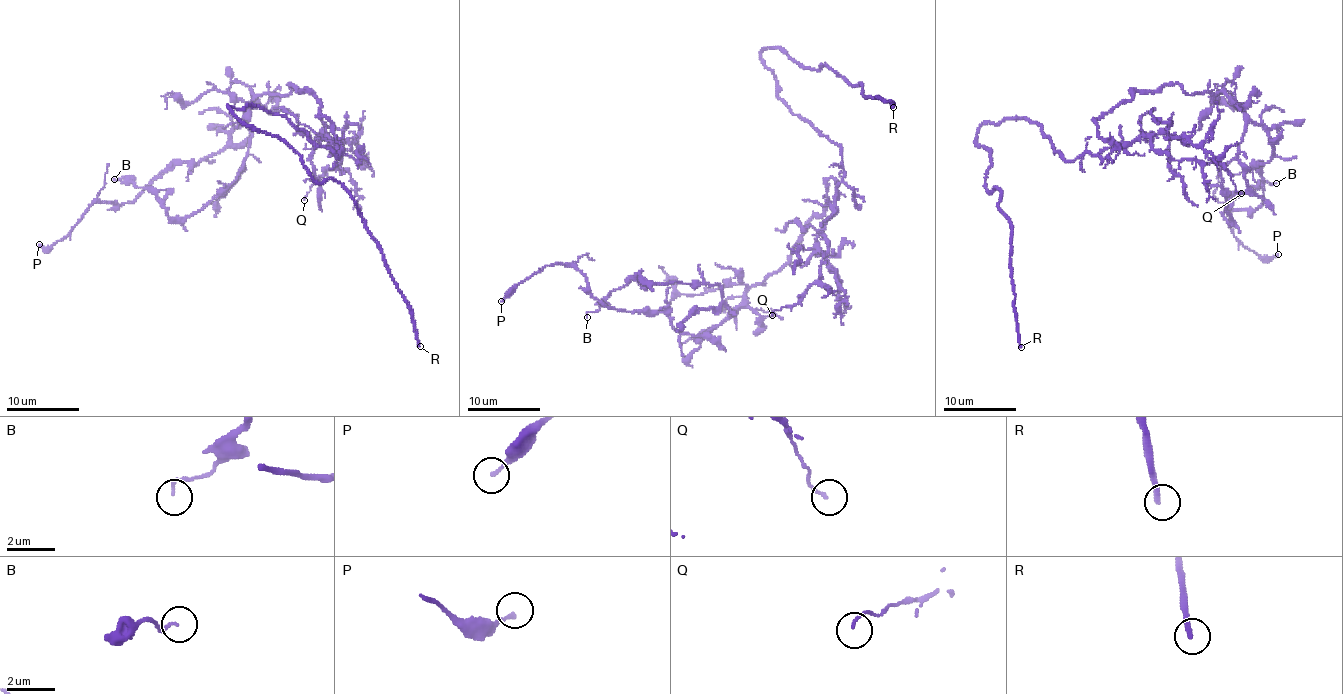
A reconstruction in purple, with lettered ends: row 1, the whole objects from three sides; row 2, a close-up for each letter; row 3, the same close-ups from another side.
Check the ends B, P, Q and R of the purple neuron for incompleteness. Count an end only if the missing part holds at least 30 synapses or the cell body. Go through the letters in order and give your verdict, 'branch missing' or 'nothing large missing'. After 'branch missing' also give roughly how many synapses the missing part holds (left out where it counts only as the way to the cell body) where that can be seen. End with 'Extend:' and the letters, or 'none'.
B: nothing large missing
P: nothing large missing
Q: nothing large missing
R: branch missing
Extend: R

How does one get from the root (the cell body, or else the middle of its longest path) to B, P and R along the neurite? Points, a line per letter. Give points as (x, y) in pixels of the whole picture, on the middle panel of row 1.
B: (837, 194), (830, 178), (824, 210), (790, 261), (731, 314), (718, 285), (647, 283), (639, 272), (587, 317)
P: (837, 194), (830, 178), (790, 261), (704, 335), (608, 309), (566, 265), (501, 301)
R: (837, 194), (842, 149), (778, 97), (762, 51), (776, 47), (805, 67), (825, 64), (893, 107)

